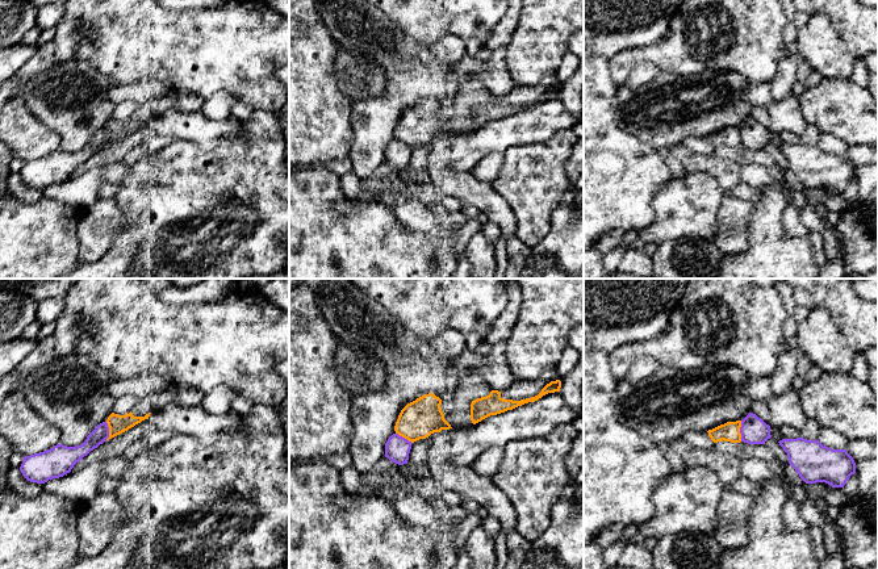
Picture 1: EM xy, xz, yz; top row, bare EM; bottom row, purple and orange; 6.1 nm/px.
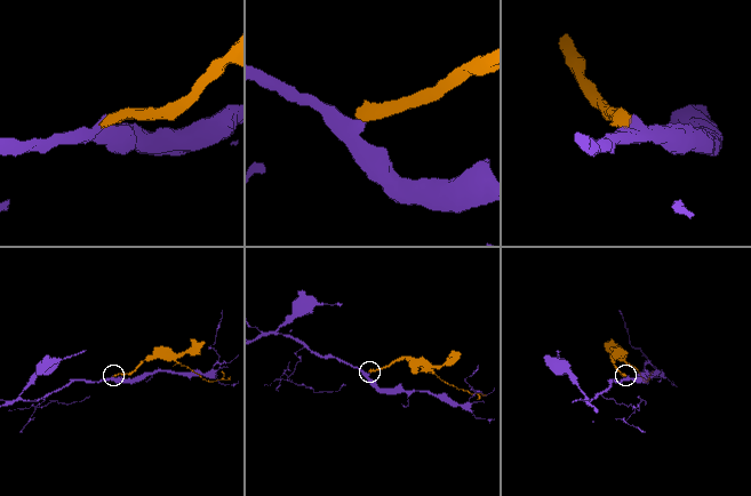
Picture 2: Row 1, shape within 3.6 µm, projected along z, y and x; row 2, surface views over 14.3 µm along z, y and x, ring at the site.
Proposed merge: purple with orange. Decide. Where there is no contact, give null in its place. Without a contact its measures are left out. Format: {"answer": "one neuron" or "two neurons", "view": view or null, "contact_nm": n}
{"answer": "two neurons", "view": "yz", "contact_nm": 130}

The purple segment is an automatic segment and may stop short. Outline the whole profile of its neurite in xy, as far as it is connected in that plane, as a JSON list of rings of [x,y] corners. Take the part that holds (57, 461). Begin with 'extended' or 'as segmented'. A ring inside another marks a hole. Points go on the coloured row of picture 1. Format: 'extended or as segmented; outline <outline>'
as segmented; outline [[[105,421],[97,424],[80,445],[67,447],[57,444],[47,451],[25,456],[20,470],[28,481],[37,484],[63,477],[71,472],[76,463],[106,442],[108,438],[109,427]]]

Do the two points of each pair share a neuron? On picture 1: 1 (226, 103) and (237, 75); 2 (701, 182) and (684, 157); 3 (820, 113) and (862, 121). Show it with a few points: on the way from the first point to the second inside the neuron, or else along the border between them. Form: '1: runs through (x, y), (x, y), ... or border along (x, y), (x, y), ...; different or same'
1: border along (205, 99), (217, 92), (229, 92), (242, 101); different
2: border along (685, 171), (706, 172), (722, 189); different
3: runs through (831, 113), (852, 114); same

